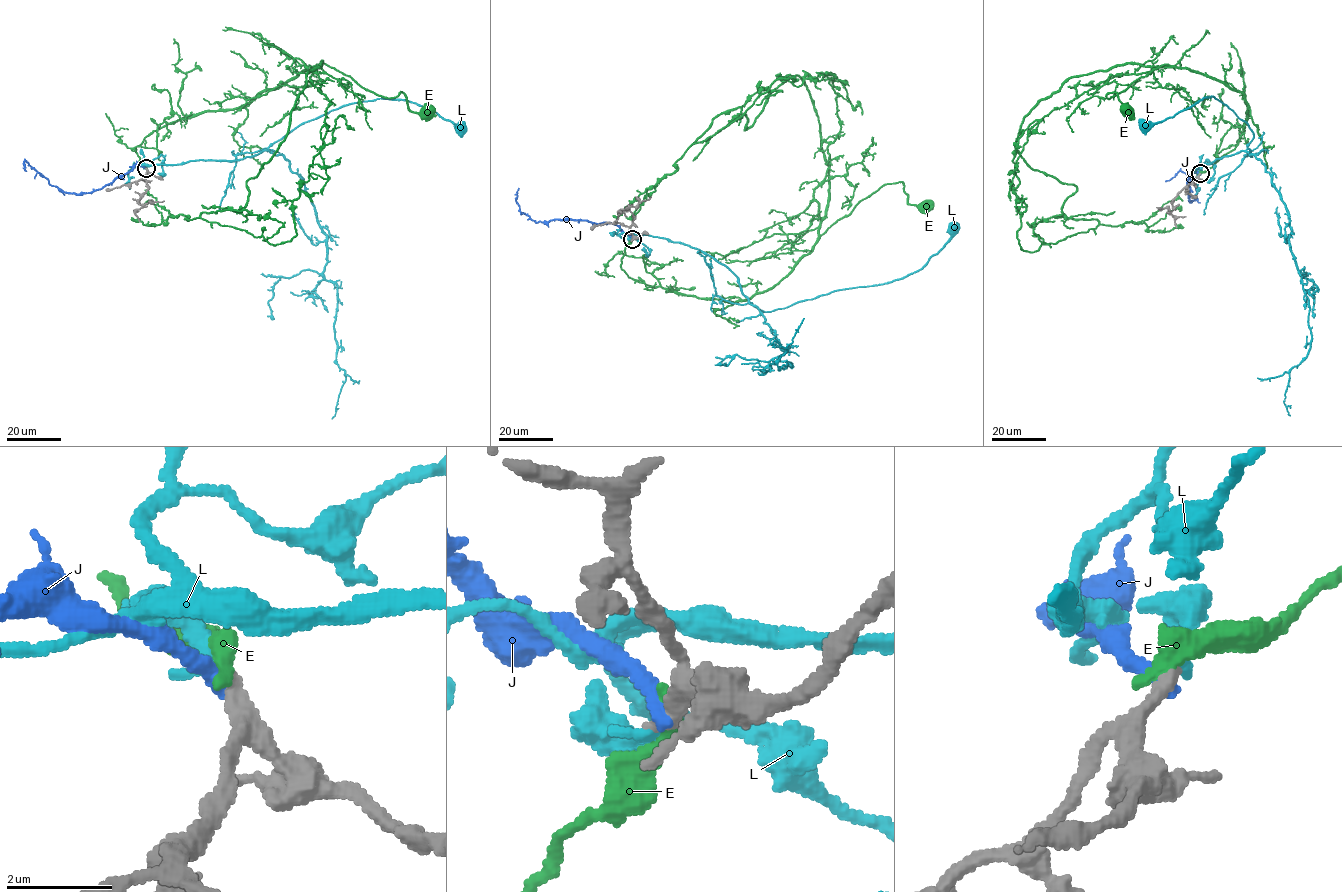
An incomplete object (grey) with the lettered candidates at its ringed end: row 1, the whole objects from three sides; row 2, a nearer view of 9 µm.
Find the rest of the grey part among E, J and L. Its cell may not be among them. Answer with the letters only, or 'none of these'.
L

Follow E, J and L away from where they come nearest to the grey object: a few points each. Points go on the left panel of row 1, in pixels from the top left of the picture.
E: (146, 168), (135, 147), (154, 131), (246, 106), (325, 63), (383, 97), (402, 92), (411, 110), (427, 111)
J: (146, 168), (135, 165), (100, 189), (79, 193), (52, 186), (25, 160), (26, 171)
L: (146, 168), (142, 164), (240, 160), (267, 150), (304, 123), (350, 104), (379, 98), (414, 102), (462, 129)

